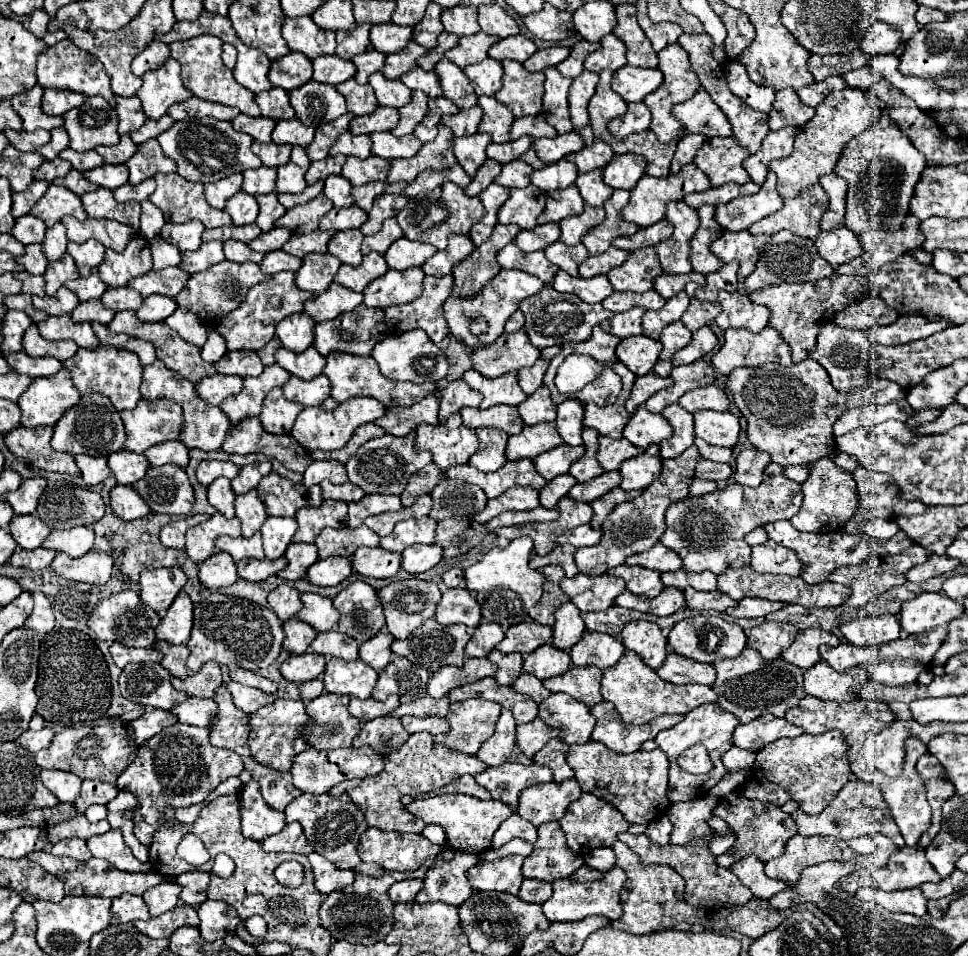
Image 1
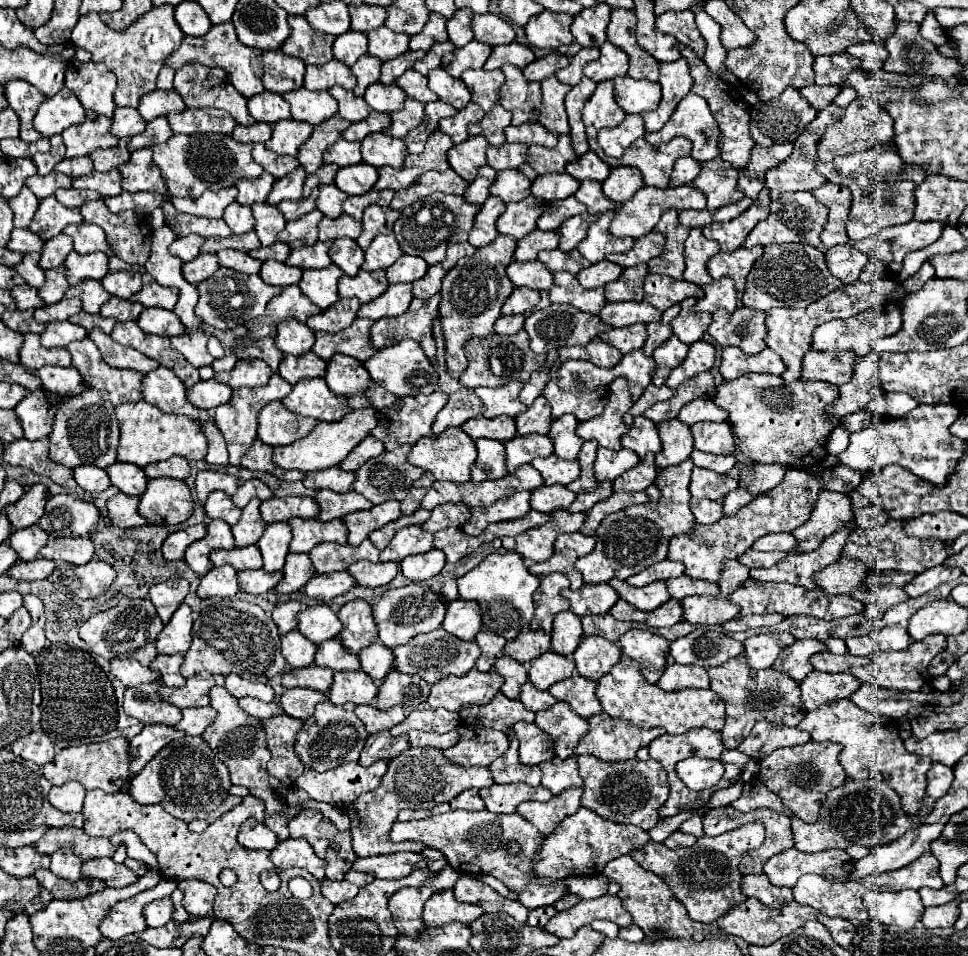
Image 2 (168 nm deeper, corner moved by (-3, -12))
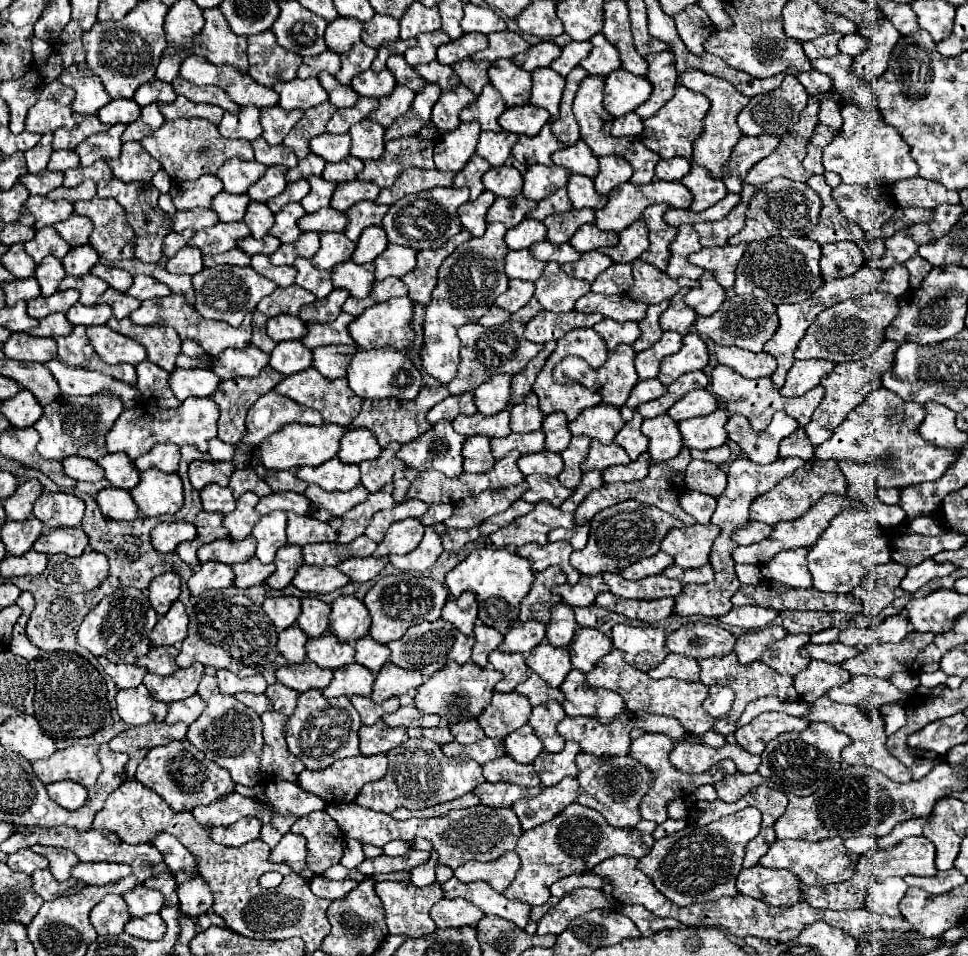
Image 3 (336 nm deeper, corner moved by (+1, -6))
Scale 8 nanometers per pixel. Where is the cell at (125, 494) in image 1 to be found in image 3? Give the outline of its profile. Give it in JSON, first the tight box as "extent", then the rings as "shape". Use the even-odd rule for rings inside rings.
{"extent":[95,487,137,521],"shape":[[[107,487],[101,489],[95,495],[95,501],[99,503],[105,517],[115,521],[133,521],[137,519],[137,505],[133,503],[131,495],[125,489]]]}

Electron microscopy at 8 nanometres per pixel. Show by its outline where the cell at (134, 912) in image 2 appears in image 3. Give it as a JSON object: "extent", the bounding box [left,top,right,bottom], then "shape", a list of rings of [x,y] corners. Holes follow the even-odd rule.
{"extent":[89,895,129,935],"shape":[[[105,895],[105,899],[91,909],[89,921],[99,935],[119,935],[129,921],[129,911],[121,895]]]}

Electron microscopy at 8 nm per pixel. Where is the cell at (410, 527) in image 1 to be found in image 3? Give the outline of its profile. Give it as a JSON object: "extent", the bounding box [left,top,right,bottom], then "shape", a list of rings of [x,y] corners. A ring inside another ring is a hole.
{"extent":[373,519,425,557],"shape":[[[419,519],[397,521],[387,529],[383,541],[379,543],[379,547],[375,549],[373,555],[375,557],[383,557],[383,555],[391,555],[391,553],[407,555],[421,543],[423,531],[425,531],[425,527],[421,525]]]}

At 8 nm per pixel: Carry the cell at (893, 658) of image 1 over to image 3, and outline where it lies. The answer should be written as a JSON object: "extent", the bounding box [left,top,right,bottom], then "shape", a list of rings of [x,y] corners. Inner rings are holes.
{"extent":[841,633,933,679],"shape":[[[909,633],[901,643],[869,645],[859,655],[841,663],[849,675],[875,675],[889,679],[893,673],[909,671],[917,653],[921,653],[931,641],[933,633]]]}

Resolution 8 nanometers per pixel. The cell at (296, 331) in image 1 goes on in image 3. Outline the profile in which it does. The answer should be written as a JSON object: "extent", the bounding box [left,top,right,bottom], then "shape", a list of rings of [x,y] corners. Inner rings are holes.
{"extent":[267,315,307,341],"shape":[[[277,315],[267,321],[267,335],[275,341],[289,341],[289,339],[303,339],[307,333],[305,323],[293,315]]]}

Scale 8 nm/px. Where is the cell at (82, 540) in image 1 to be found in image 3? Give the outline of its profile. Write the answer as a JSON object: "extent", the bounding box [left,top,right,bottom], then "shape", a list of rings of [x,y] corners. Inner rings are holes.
{"extent":[33,527,89,557],"shape":[[[57,527],[57,529],[45,529],[41,537],[33,543],[33,551],[53,555],[53,553],[65,553],[69,557],[79,557],[87,551],[89,537],[81,527]]]}

